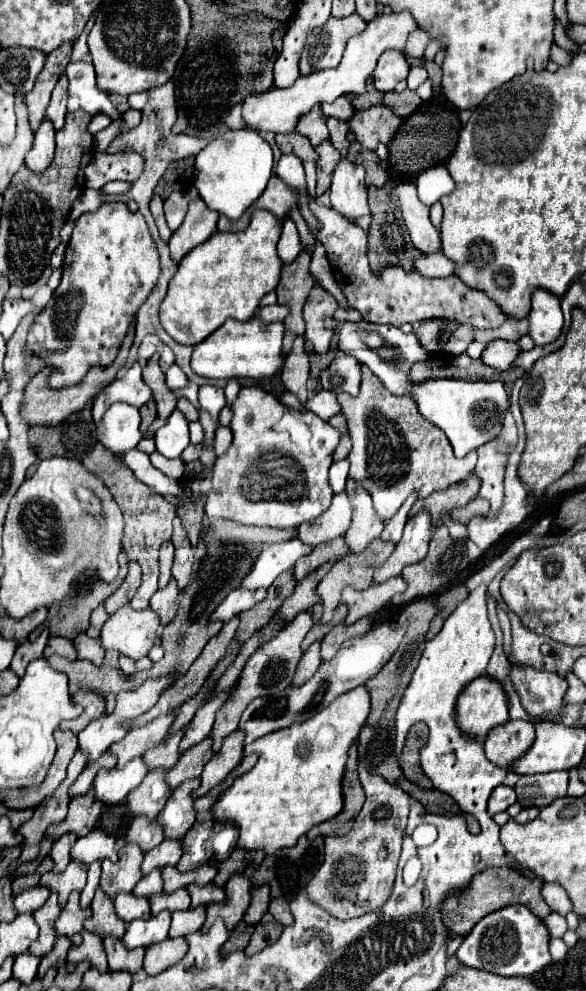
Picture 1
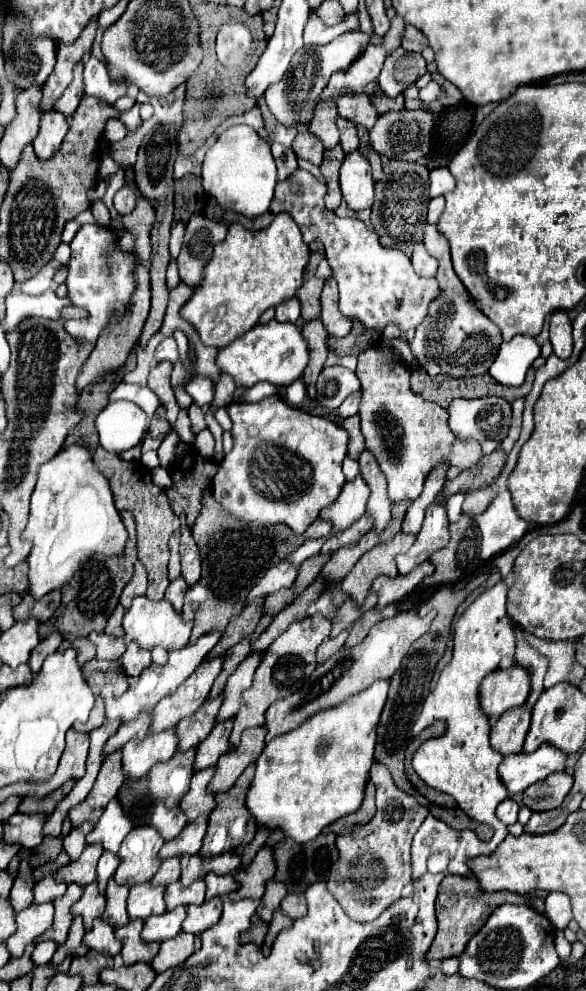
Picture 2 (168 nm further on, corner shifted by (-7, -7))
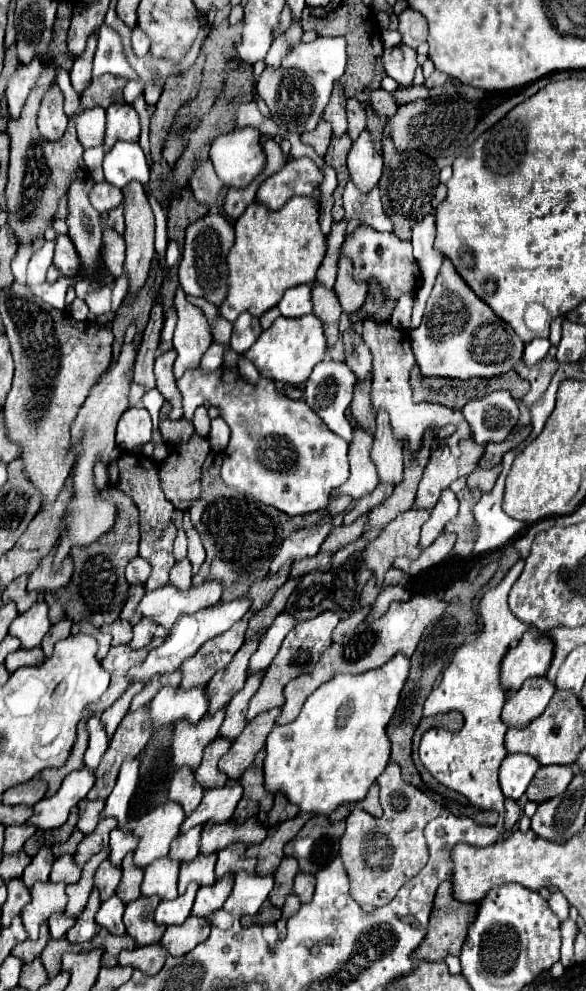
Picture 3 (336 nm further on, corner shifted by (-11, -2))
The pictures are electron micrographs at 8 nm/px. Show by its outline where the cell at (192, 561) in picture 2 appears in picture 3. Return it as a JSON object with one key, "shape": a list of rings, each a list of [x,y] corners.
{"shape":[[[188,514],[184,516],[184,530],[186,530],[186,536],[188,536],[188,558],[192,562],[192,572],[196,574],[200,564],[204,562],[206,554],[204,554],[204,546],[200,542],[200,534],[194,530],[194,526],[190,524],[190,518]]]}

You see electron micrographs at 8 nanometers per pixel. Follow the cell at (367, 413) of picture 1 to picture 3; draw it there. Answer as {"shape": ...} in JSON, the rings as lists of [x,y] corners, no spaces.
{"shape":[[[366,318],[364,320],[364,342],[370,346],[372,352],[372,404],[374,410],[386,410],[390,414],[390,424],[394,428],[394,434],[410,446],[410,452],[420,452],[422,446],[422,436],[426,428],[432,428],[434,432],[438,432],[442,426],[446,424],[456,424],[458,430],[444,438],[438,440],[438,444],[454,444],[462,438],[470,438],[470,426],[464,420],[464,416],[460,412],[454,412],[450,408],[444,408],[440,404],[428,404],[428,402],[412,402],[412,388],[408,384],[408,376],[410,376],[410,368],[412,364],[416,364],[414,360],[414,352],[410,346],[410,334],[402,328],[394,328],[390,322],[378,322],[376,318]]]}

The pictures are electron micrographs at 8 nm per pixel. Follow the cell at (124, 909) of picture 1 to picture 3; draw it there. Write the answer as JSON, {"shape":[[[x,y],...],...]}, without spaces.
{"shape":[[[168,856],[154,860],[150,866],[146,866],[142,894],[144,896],[158,894],[162,900],[172,900],[174,896],[178,896],[178,870],[180,870],[178,860],[172,860]]]}

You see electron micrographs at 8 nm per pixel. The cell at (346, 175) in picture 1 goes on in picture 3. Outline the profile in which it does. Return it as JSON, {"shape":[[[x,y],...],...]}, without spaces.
{"shape":[[[364,130],[352,144],[348,154],[350,178],[362,192],[370,192],[380,180],[382,168],[384,168],[382,154],[376,152],[370,132]]]}

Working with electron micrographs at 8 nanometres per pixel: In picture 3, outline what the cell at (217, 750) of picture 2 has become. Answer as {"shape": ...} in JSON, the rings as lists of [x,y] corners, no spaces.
{"shape":[[[264,672],[252,674],[246,680],[244,688],[230,700],[230,704],[226,706],[226,718],[224,718],[224,724],[220,728],[220,736],[226,736],[226,738],[234,740],[242,732],[242,728],[246,726],[246,708],[248,708],[248,702],[256,694],[262,678],[264,678]]]}

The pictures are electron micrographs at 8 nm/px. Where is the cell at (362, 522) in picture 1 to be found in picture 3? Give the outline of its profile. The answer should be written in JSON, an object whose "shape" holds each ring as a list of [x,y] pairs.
{"shape":[[[382,410],[376,416],[376,432],[372,444],[372,460],[378,466],[378,476],[382,482],[398,484],[402,480],[402,442],[394,436],[388,414]]]}

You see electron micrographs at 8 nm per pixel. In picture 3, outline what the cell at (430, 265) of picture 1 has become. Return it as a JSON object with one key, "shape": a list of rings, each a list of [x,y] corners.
{"shape":[[[426,214],[420,222],[412,226],[412,246],[414,246],[414,258],[420,266],[420,276],[422,286],[414,296],[412,310],[412,324],[410,330],[418,328],[422,321],[427,299],[434,286],[434,280],[438,276],[438,270],[442,266],[442,254],[434,250],[434,236],[436,236],[436,224],[434,224],[434,214]]]}

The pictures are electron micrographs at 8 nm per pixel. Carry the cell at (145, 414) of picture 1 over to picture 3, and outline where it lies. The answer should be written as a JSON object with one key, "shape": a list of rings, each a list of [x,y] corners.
{"shape":[[[164,402],[162,412],[160,412],[160,432],[164,438],[164,444],[168,446],[178,446],[178,444],[186,444],[190,440],[190,436],[194,434],[194,426],[192,422],[188,422],[186,418],[180,418],[178,422],[172,422],[168,418],[170,414],[170,402]]]}

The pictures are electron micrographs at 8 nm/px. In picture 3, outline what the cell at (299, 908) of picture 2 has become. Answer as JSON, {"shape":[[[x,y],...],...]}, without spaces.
{"shape":[[[298,872],[296,880],[294,880],[294,894],[298,894],[298,898],[302,900],[302,904],[306,904],[306,902],[312,900],[312,896],[314,896],[314,884],[316,884],[314,874]]]}

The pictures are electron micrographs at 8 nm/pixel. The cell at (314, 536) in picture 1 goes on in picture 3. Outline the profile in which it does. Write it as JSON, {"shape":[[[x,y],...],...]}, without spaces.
{"shape":[[[354,426],[354,436],[348,450],[350,478],[344,484],[340,484],[332,492],[332,496],[350,494],[354,500],[358,500],[360,496],[366,496],[366,492],[376,488],[378,472],[376,464],[370,458],[370,448],[372,448],[372,434],[362,426]]]}

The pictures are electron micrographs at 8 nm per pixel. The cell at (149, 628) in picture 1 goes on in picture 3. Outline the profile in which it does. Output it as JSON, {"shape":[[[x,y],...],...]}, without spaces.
{"shape":[[[204,580],[200,586],[188,590],[178,590],[176,586],[166,584],[146,592],[138,604],[138,612],[170,630],[180,616],[198,612],[202,604],[216,604],[222,598],[222,592],[224,586],[218,580]]]}

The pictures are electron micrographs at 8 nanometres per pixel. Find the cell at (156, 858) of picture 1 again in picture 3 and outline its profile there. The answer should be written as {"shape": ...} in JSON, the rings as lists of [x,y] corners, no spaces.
{"shape":[[[232,780],[232,786],[226,784],[222,788],[210,788],[204,792],[200,806],[186,818],[180,832],[186,832],[198,824],[206,824],[210,820],[226,822],[232,818],[236,804],[242,798],[242,784],[240,780]]]}

